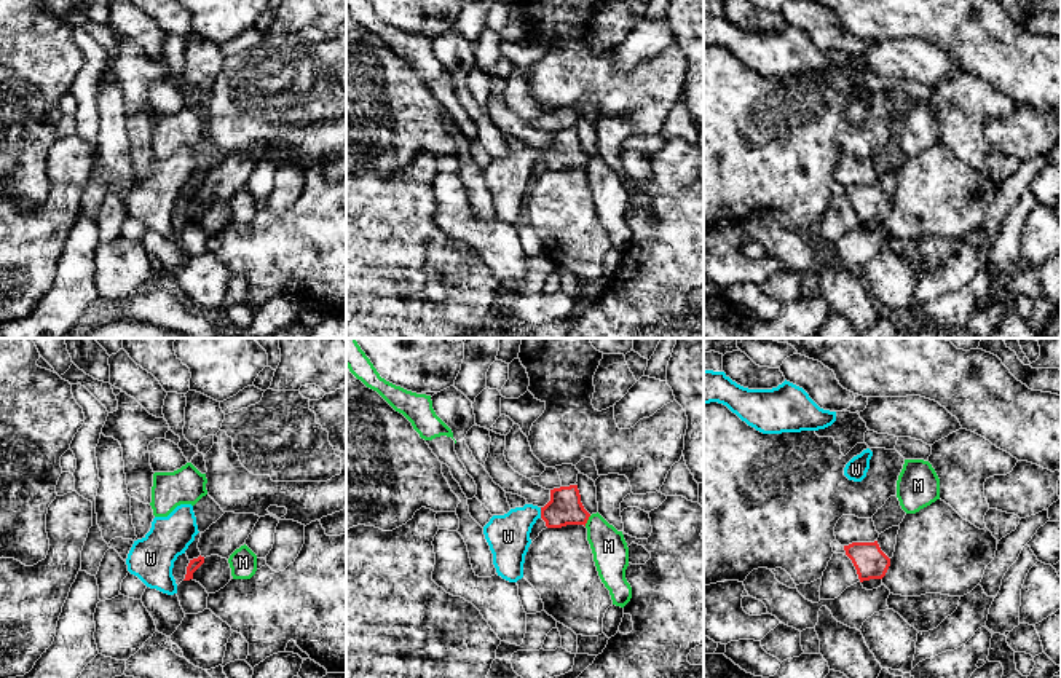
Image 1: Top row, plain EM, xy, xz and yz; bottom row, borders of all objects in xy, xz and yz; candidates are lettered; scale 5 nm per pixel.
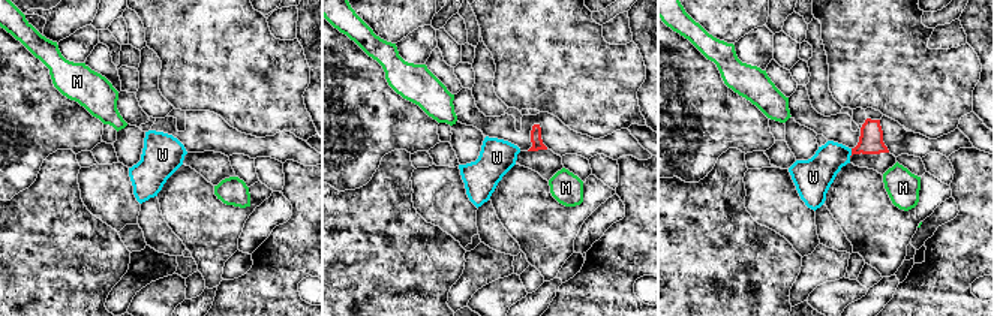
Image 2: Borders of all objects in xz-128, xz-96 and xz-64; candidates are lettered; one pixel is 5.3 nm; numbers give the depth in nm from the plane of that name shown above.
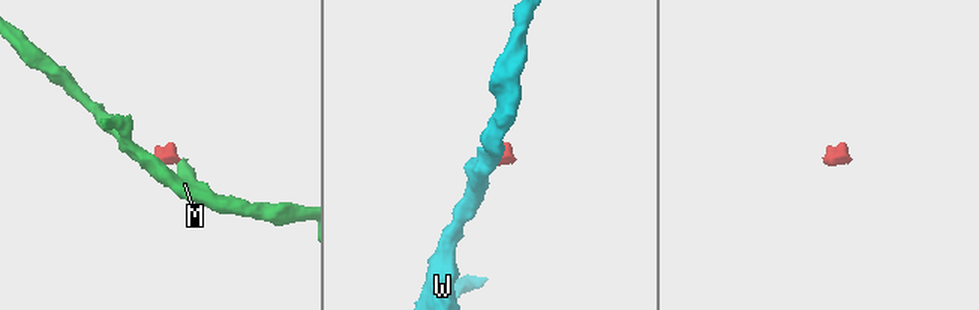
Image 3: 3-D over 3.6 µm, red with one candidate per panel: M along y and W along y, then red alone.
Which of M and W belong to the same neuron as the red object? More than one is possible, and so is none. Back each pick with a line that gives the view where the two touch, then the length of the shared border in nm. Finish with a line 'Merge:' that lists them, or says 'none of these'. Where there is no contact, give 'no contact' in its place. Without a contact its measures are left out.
Merge: none of these

